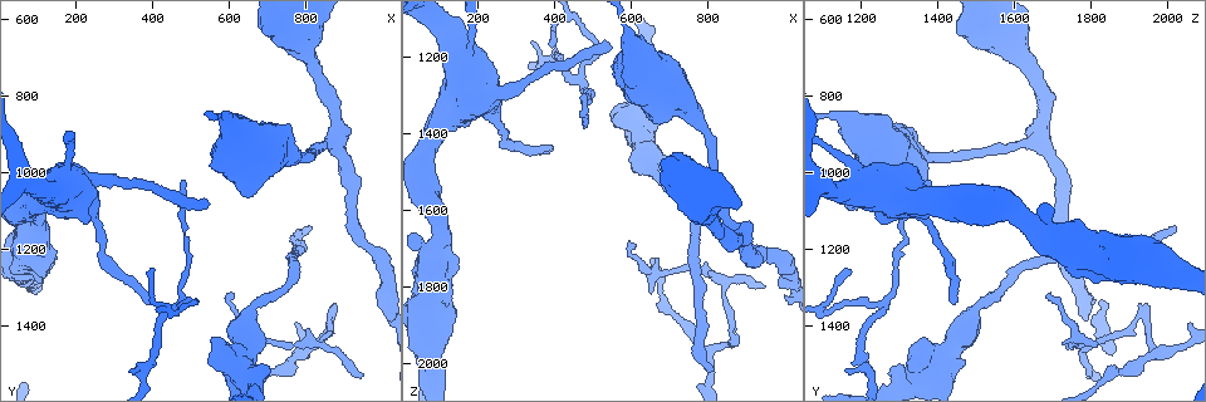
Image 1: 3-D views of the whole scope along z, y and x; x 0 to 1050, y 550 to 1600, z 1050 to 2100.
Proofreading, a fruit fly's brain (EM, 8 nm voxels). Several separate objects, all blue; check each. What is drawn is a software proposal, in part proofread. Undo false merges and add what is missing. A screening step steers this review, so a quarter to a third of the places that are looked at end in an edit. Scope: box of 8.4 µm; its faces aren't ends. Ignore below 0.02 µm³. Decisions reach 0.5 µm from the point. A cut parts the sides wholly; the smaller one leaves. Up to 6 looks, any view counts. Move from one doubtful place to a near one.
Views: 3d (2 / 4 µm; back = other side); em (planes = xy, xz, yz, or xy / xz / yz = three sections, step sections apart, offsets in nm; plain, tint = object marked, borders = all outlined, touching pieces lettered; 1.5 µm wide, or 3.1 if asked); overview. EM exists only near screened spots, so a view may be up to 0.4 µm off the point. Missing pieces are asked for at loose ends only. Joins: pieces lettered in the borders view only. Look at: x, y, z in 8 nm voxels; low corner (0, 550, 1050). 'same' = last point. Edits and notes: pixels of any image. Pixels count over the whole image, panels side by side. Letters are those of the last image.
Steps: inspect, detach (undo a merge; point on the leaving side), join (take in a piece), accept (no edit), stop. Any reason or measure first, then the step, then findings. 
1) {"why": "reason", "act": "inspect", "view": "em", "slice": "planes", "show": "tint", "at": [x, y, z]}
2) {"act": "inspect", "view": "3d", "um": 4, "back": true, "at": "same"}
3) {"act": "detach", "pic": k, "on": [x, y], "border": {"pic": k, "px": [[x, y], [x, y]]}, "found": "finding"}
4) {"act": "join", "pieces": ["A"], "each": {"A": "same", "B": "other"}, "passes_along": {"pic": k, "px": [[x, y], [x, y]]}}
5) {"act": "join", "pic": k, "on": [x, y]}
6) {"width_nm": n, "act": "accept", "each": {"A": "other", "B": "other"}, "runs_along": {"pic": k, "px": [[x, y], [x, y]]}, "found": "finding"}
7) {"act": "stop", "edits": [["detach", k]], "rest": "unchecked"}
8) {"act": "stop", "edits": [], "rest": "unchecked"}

{"why": "sudden change in width", "act": "inspect", "view": "em", "slice": "yz", "step": 4, "show": "tint", "at": [680, 1335, 1510]}

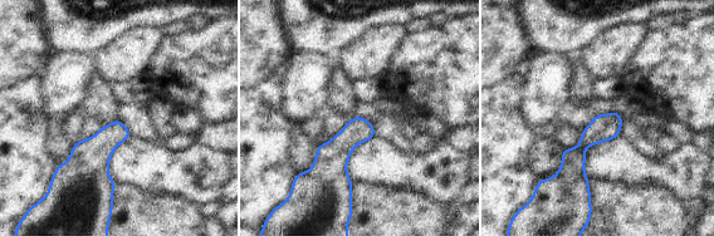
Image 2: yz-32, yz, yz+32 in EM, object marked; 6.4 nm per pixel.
{"why": "cut it another way", "act": "inspect", "view": "em", "slice": "planes", "show": "borders", "at": "same"}

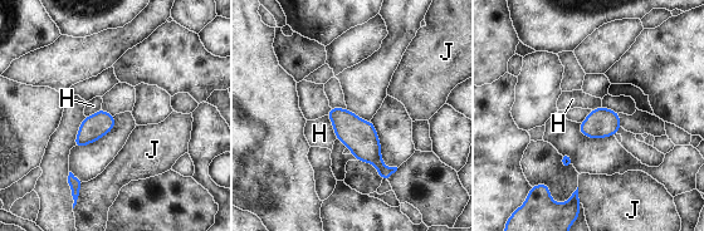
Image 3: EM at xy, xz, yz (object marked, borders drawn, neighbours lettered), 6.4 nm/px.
{"act": "accept", "each": {"H": "other", "J": "other"}, "border": {"pic": 3, "px": [[327, 114], [333, 133], [337, 137]]}, "found": "all the same neuron"}

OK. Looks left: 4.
{"why": "thick turns thin", "act": "inspect", "view": "3d", "um": 4, "at": [780, 960, 1365]}

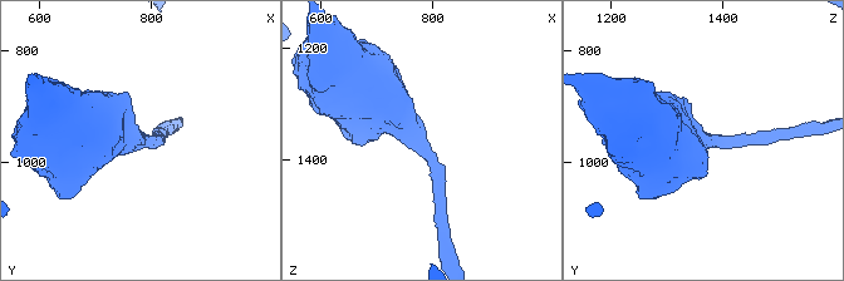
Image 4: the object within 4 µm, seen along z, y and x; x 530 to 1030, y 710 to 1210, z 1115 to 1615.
{"arm_widths_nm": [200, 800], "act": "inspect", "view": "em", "slice": "yz", "step": 8, "show": "tint", "at": [780, 960, 1365]}

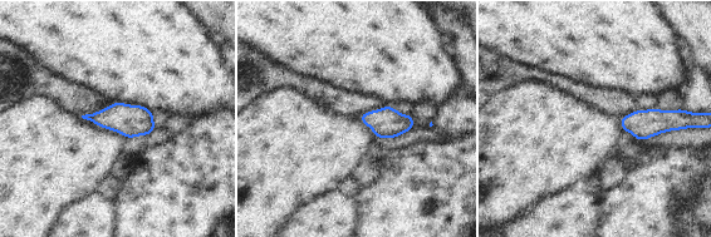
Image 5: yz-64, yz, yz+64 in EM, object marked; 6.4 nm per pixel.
{"act": "inspect", "view": "em", "slice": "planes", "show": "borders", "at": "same"}

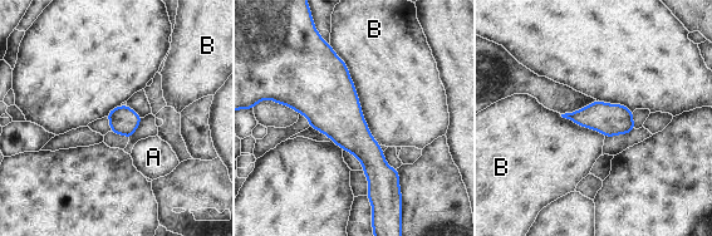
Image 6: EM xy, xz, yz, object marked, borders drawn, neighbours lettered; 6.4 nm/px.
{"longest_contact_nm": ["B", 700], "act": "accept", "each": {"A": "other", "B": "other"}, "border": {"pic": 6, "px": [[329, 45], [347, 67], [379, 144]]}, "found": "all the same neuron"}

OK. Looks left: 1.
{"act": "stop", "edits": [], "rest": "unchecked"}

